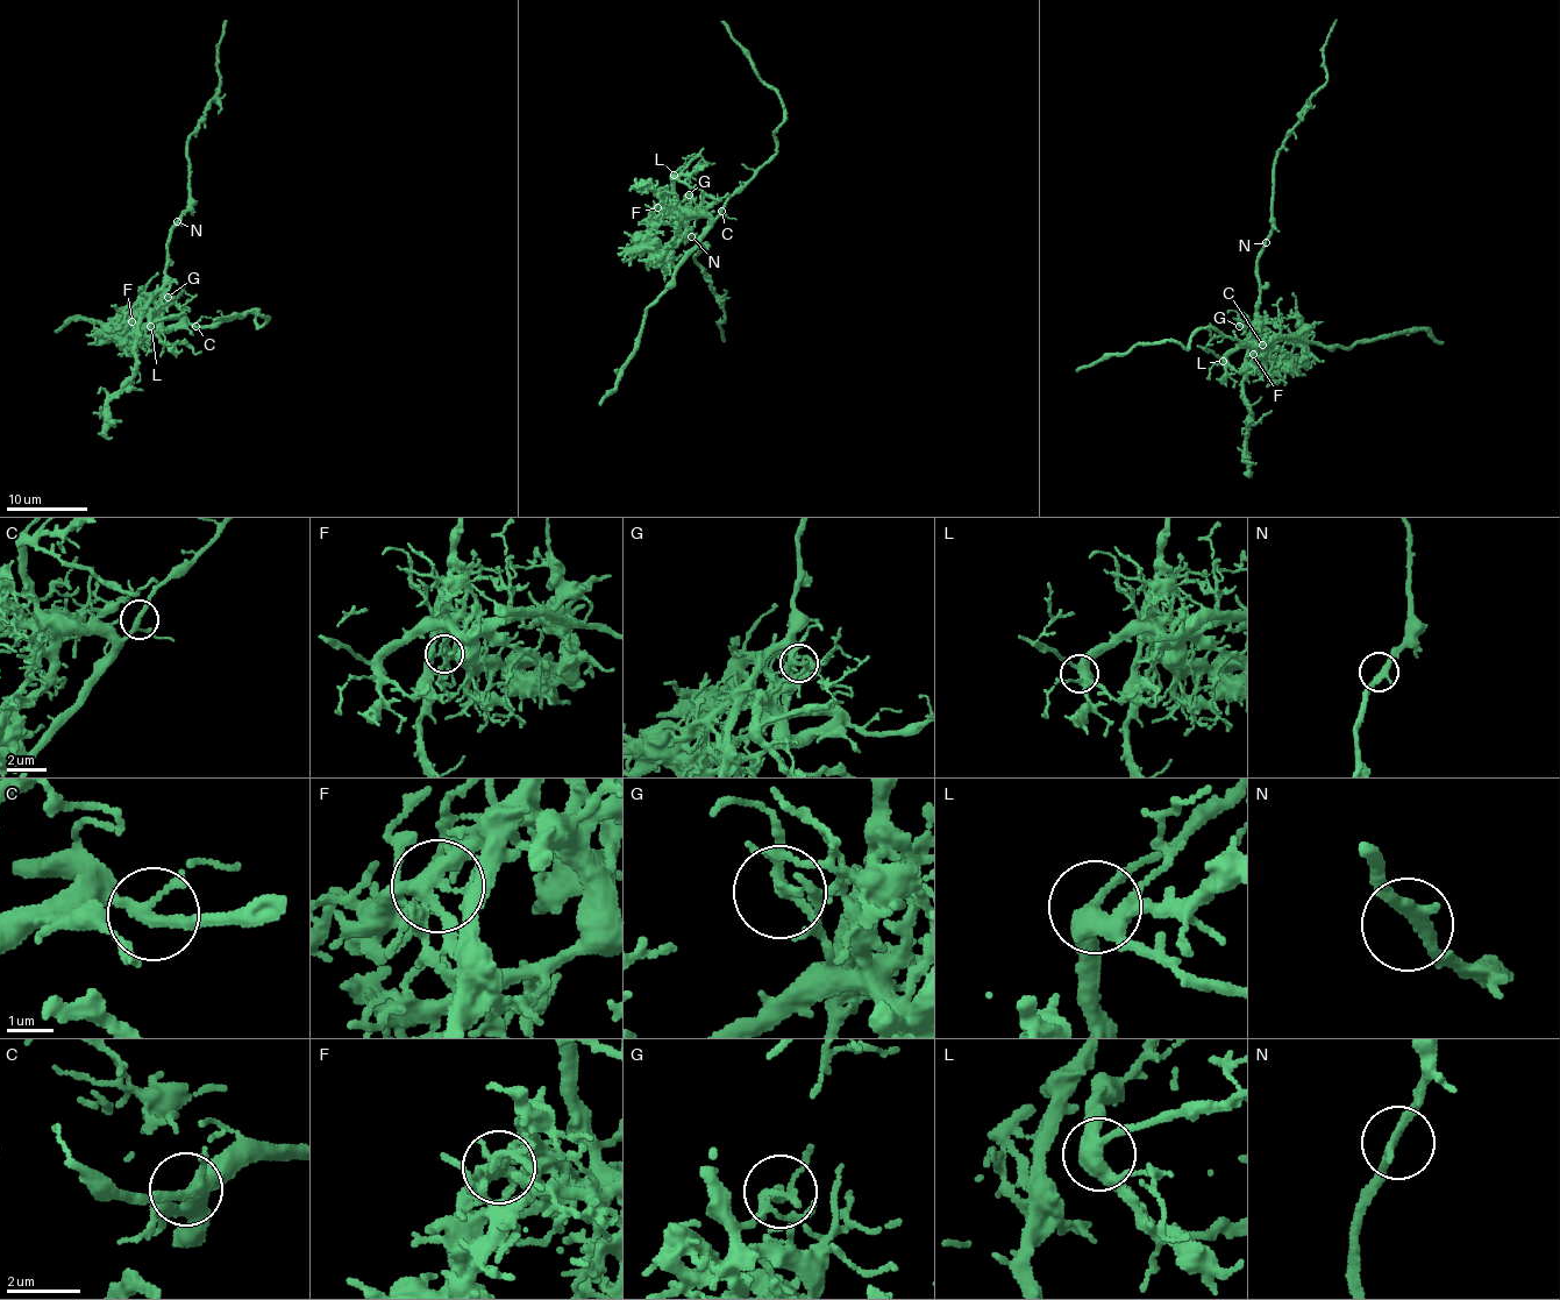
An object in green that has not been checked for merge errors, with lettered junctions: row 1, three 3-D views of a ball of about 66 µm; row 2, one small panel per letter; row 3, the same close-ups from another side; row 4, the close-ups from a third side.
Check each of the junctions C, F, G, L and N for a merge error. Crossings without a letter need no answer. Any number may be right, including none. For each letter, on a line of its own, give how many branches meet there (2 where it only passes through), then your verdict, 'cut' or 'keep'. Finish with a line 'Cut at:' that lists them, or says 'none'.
C: 3 branches meet; keep
F: 5 branches meet; cut
G: 4 branches meet; keep
L: 5 branches meet; keep
N: 2 branches meet; keep
Cut at: F

